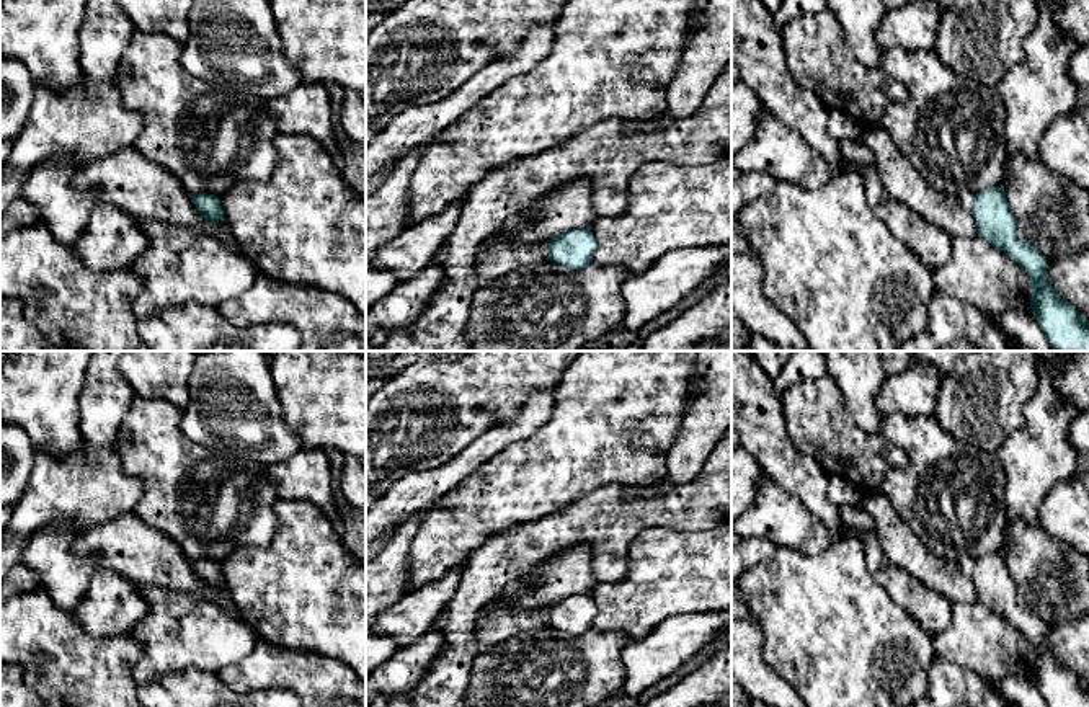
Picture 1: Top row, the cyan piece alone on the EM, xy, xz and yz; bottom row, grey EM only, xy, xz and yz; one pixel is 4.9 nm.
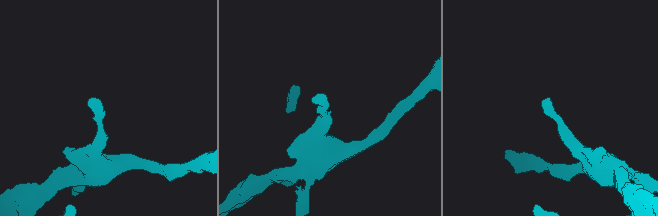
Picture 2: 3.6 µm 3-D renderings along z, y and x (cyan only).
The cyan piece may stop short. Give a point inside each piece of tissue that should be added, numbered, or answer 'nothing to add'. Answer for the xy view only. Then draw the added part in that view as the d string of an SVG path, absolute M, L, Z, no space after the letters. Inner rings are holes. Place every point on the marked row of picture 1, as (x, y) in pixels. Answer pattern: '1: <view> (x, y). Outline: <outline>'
nothing to add

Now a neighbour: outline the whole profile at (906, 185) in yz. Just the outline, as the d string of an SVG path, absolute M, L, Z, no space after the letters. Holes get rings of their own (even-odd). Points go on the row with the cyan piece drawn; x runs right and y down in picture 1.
M864 127L860 139L873 152L873 171L896 201L942 229L952 238L978 235L971 211L967 211L957 196L947 196L934 189L901 155L885 129Z

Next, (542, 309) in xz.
M550 260L511 273L493 286L477 286L467 328L472 351L583 351L594 340L624 328L620 287L629 271L589 265L565 271Z

